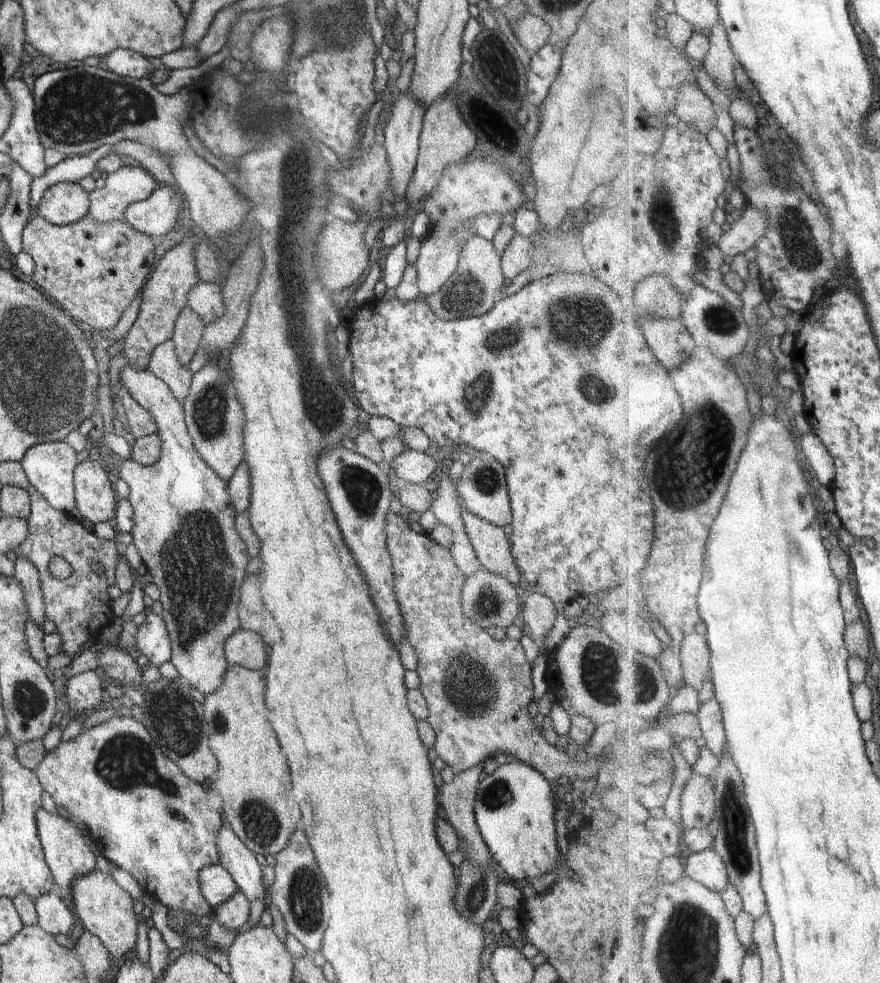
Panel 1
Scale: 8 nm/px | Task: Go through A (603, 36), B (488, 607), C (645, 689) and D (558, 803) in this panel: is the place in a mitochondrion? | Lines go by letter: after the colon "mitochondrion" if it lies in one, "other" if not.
A: mitochondrion
B: mitochondrion
C: mitochondrion
D: other

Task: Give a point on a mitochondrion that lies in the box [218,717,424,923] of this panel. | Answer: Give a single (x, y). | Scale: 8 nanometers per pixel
(259, 821)

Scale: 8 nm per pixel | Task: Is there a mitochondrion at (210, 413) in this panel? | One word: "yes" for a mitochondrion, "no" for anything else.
yes

